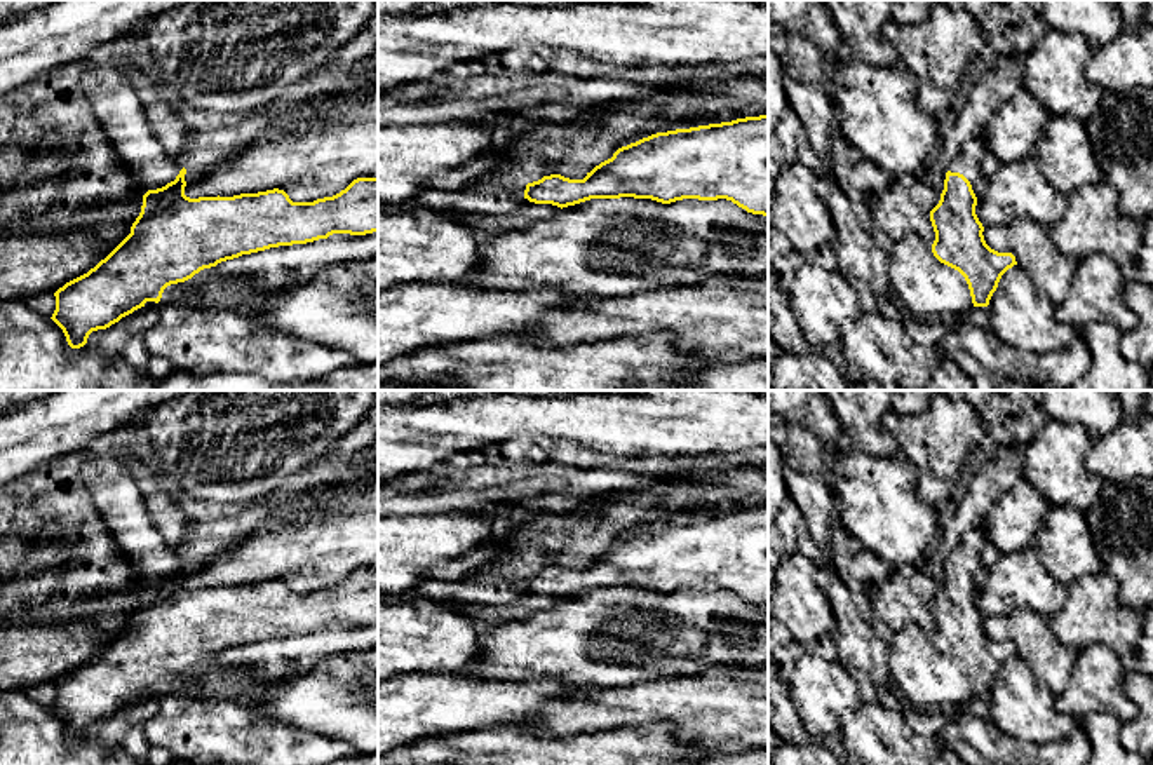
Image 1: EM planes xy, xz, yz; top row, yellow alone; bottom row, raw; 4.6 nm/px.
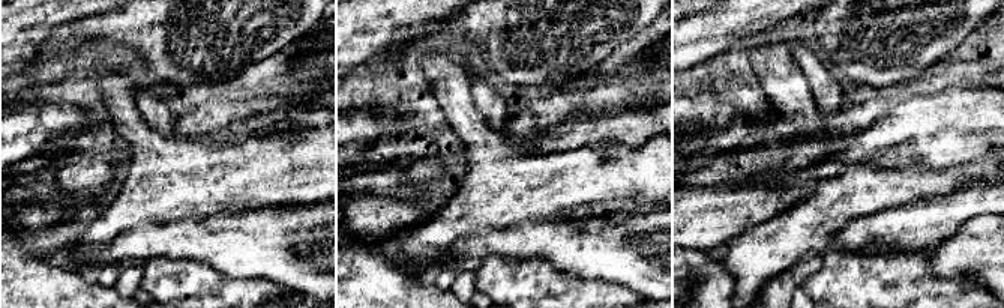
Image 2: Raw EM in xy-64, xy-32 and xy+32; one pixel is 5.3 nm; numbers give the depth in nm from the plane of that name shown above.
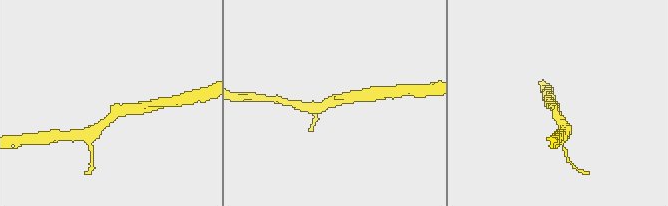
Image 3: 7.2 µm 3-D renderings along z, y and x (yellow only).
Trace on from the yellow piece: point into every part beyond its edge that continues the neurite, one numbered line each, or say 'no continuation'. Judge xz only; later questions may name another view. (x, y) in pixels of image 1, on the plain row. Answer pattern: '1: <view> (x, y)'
1: xz (532, 602)

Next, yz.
1: yz (967, 553)

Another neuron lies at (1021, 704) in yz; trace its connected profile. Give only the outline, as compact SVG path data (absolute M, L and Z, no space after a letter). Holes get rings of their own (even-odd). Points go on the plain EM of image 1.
M1017 655L1001 666L988 702L1001 732L1040 748L1069 737L1080 725L1057 711L1055 694Z

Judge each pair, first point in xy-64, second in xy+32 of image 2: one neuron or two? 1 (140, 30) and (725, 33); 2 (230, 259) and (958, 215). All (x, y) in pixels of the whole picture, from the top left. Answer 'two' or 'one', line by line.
1: two
2: two

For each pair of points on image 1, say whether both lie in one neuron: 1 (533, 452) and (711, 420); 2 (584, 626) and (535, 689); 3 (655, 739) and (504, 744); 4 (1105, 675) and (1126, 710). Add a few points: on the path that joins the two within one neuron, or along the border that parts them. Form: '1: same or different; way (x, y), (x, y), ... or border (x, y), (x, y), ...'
1: different; border (505, 441), (530, 440), (546, 445)
2: different; border (505, 680), (554, 676), (566, 683), (586, 687)
3: same; way (617, 746), (542, 746)
4: same; way (1105, 683), (1105, 689), (1117, 701)

